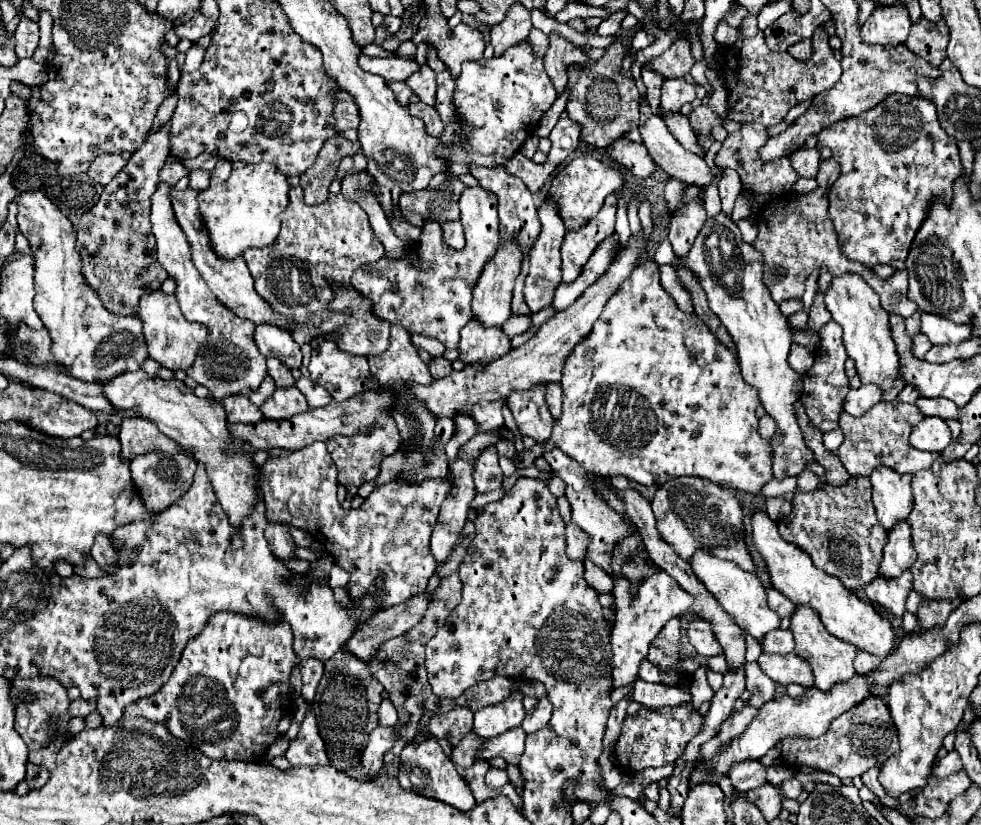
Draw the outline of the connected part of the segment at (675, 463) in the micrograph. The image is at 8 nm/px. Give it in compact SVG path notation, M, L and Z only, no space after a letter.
M654 260L648 262L640 262L634 266L632 274L624 280L624 284L612 294L612 298L608 300L608 304L604 306L604 312L600 314L600 320L596 320L592 332L576 346L576 352L572 352L572 356L568 356L568 364L564 364L564 372L562 372L562 380L560 386L564 390L564 406L562 406L562 422L558 420L552 428L552 436L546 440L546 444L534 444L530 450L518 452L514 464L516 468L526 468L530 466L536 458L544 456L546 452L560 448L564 454L568 454L570 458L574 458L588 474L596 474L596 476L614 476L614 474L624 474L626 478L640 482L644 486L662 486L668 478L672 476L698 476L698 478L708 478L716 484L722 484L726 488L734 488L734 490L742 490L742 492L750 492L750 494L758 494L762 490L762 486L766 482L772 480L772 448L766 440L760 438L758 434L758 418L756 418L756 408L758 408L758 400L756 400L756 390L750 384L744 384L744 378L740 374L740 366L736 360L736 352L732 352L730 348L726 348L710 330L708 326L696 316L696 314L684 314L678 310L678 306L674 304L674 300L666 294L666 290L660 286L660 276L658 276L658 266Z

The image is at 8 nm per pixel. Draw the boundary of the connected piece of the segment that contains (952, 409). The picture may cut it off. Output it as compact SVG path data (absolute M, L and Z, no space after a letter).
M920 396L914 404L918 406L918 410L924 416L938 416L942 420L956 418L956 410L958 410L958 406L952 404L952 400L948 400L948 398L924 398L924 396Z

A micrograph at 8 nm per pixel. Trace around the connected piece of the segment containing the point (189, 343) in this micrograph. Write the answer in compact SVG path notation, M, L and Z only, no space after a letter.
M162 290L144 294L140 298L136 316L142 320L142 334L144 334L144 340L148 346L148 356L152 360L156 360L160 366L170 368L170 370L186 370L188 366L192 366L196 352L198 352L200 344L204 342L206 332L204 332L202 324L188 322L184 318L176 296L168 296Z

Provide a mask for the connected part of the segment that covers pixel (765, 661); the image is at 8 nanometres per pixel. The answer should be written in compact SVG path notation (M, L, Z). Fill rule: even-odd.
M762 652L760 658L758 658L758 666L776 684L782 684L782 686L800 684L804 688L812 688L814 686L812 668L808 666L808 662L804 658L800 658L794 652L786 654L786 656Z

